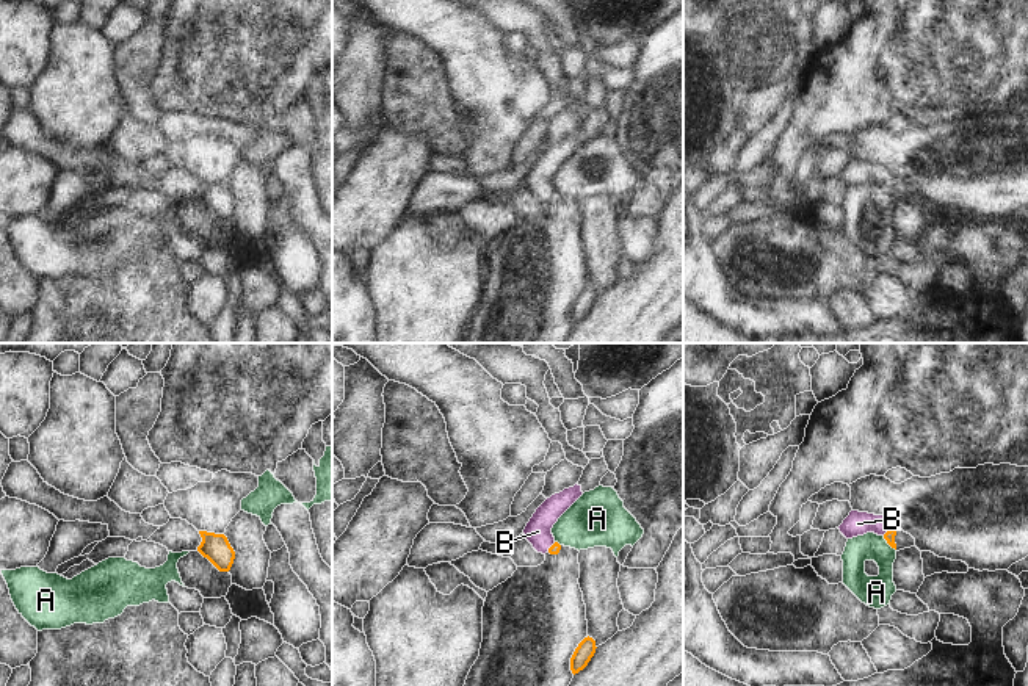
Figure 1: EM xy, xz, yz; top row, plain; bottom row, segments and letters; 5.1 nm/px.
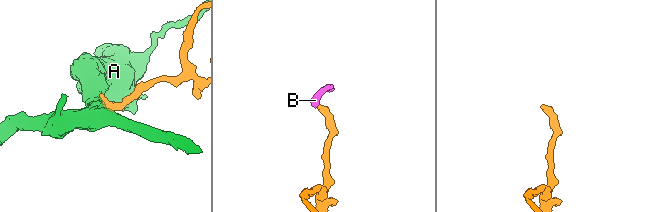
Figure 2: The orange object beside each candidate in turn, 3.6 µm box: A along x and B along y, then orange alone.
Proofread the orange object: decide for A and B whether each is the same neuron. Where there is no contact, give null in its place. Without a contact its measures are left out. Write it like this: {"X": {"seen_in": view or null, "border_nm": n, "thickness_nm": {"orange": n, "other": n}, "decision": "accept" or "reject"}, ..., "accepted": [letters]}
{"A": {"seen_in": "yz", "border_nm": 100, "thickness_nm": {"orange": 60, "other": 160}, "decision": "reject"}, "B": {"seen_in": "yz", "border_nm": 70, "thickness_nm": {"orange": 60, "other": 130}, "decision": "accept"}, "accepted": ["B"]}

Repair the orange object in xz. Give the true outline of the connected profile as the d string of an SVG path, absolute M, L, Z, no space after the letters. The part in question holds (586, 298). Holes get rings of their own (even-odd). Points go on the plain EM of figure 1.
M585 287L578 296L575 298L572 307L570 307L570 320L572 323L578 323L580 320L583 320L588 312L591 310L591 307L595 302L595 290L592 287Z

